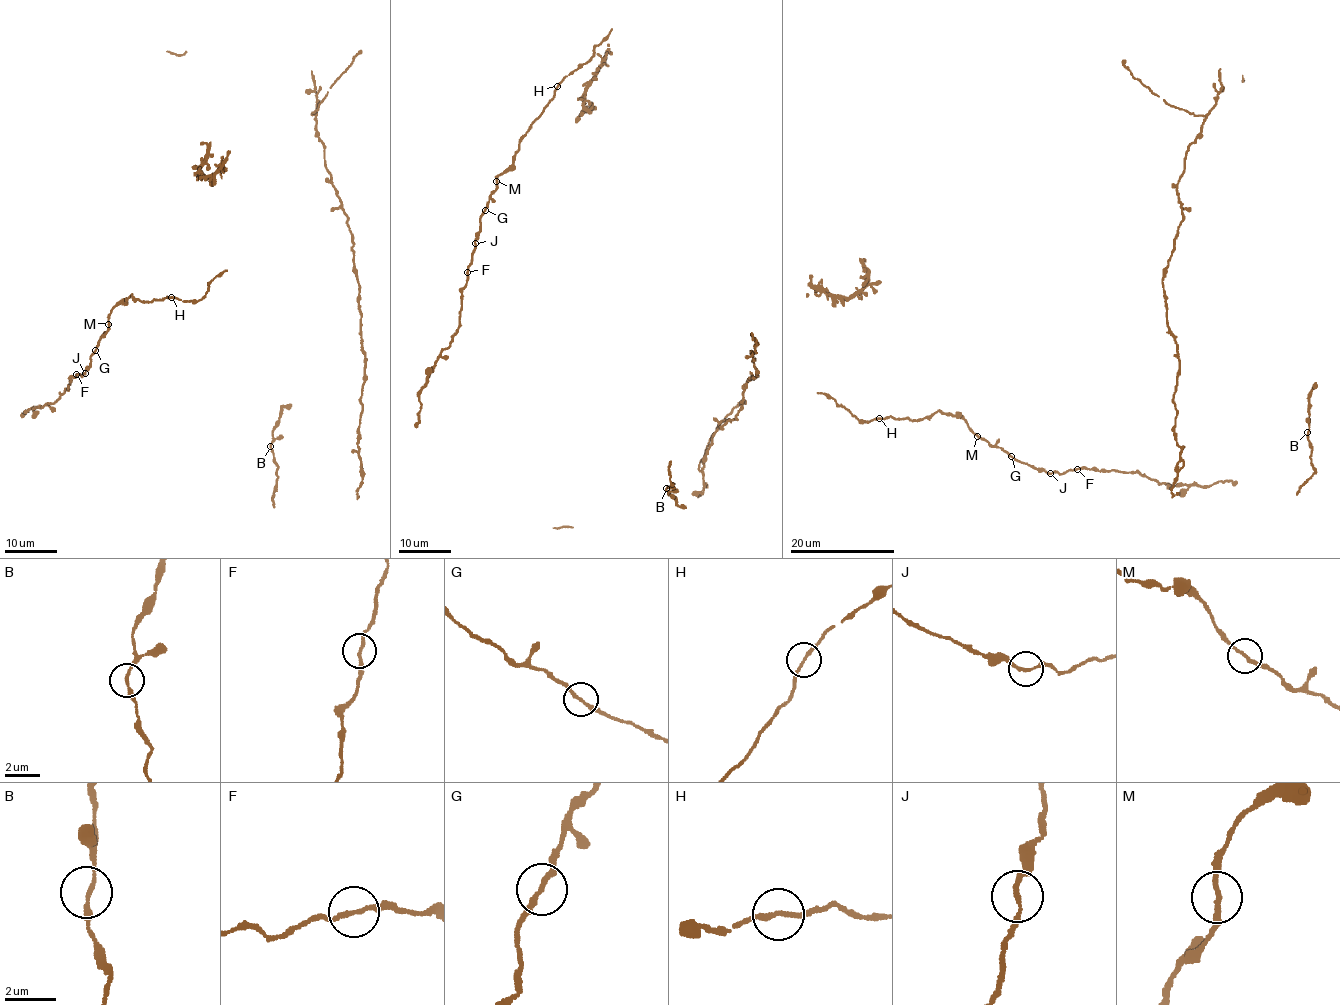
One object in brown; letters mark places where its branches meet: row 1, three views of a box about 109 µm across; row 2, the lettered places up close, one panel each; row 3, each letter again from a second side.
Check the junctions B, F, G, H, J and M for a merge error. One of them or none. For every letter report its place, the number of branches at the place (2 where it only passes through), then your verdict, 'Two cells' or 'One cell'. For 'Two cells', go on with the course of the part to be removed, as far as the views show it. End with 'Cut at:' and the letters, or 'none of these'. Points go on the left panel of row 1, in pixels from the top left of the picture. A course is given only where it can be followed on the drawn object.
B: Place: (270, 446). Branches: 2. One cell
F: Place: (76, 374). Branches: 2. One cell
G: Place: (95, 350). Branches: 2. One cell
H: Place: (171, 297). Branches: 2. One cell
J: Place: (85, 373). Branches: 2. One cell
M: Place: (108, 324). Branches: 2. One cell
Cut at: none of these

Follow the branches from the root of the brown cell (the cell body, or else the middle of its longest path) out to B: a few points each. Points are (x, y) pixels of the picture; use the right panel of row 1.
B: (1309, 479), (1314, 469), (1310, 457), (1313, 446), (1307, 432)

